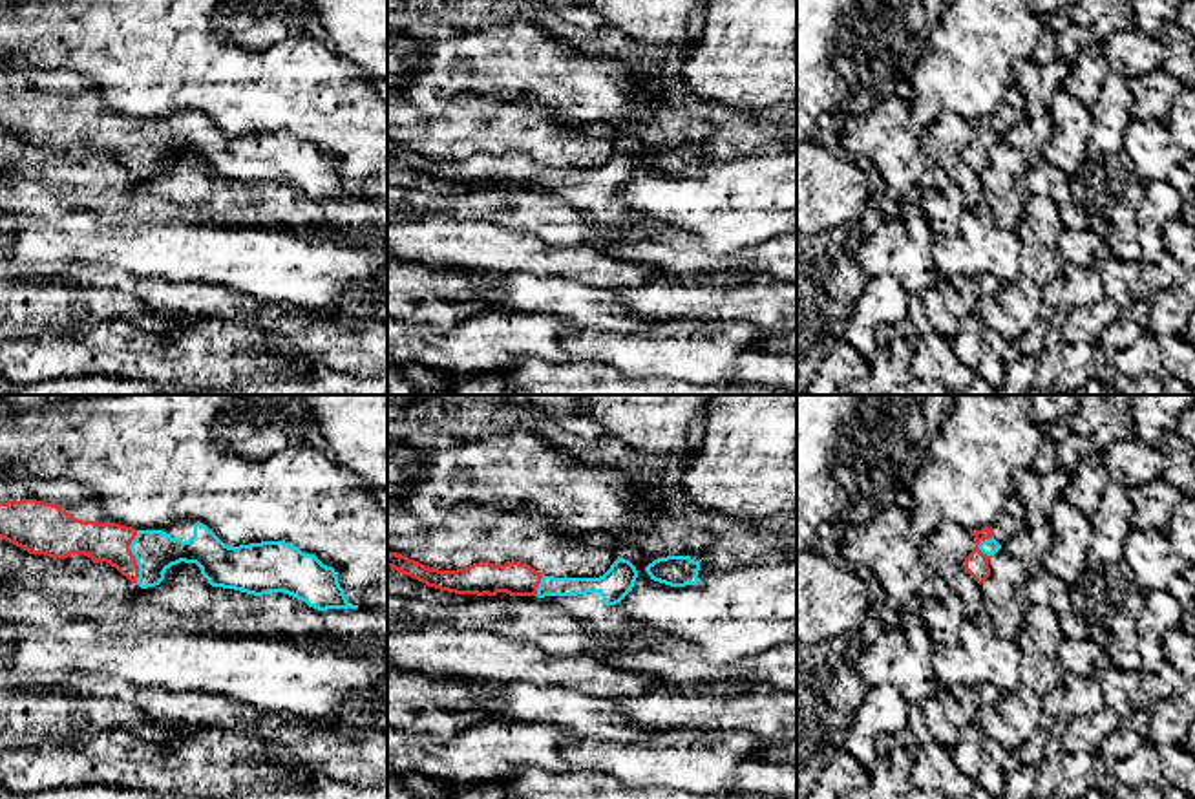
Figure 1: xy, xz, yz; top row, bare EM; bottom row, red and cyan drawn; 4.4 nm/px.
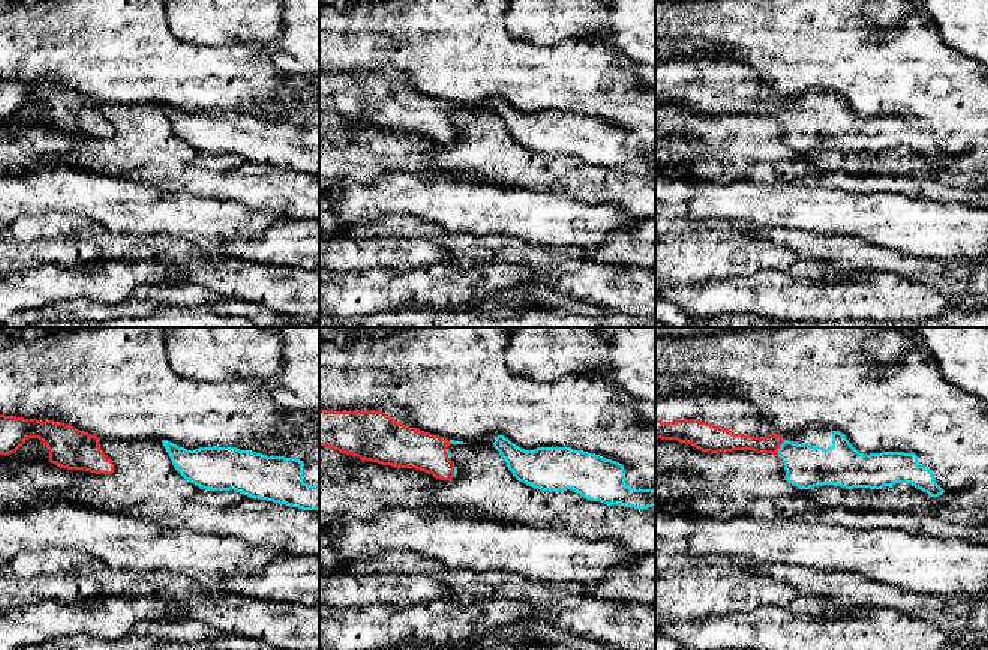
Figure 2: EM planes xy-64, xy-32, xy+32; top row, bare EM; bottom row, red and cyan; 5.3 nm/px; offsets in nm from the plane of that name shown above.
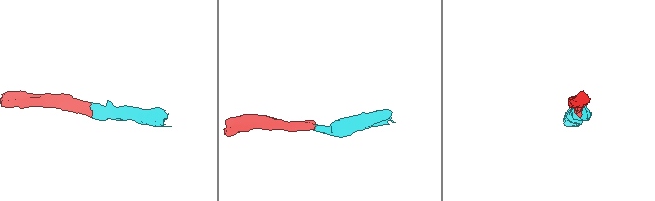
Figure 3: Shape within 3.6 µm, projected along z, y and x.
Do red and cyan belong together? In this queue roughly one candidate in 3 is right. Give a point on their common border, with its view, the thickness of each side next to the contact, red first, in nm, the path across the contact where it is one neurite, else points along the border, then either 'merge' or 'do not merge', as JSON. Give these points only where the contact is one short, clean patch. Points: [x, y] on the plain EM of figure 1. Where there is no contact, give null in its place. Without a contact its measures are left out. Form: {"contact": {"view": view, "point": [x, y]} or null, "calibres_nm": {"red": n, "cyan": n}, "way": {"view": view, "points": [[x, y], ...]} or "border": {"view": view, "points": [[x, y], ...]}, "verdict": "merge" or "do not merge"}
{"contact": {"view": "xy", "point": [134, 147]}, "calibres_nm": {"red": 180, "cyan": 190}, "way": {"view": "xy", "points": [[103, 132], [125, 138], [134, 147], [156, 141]]}, "verdict": "merge"}

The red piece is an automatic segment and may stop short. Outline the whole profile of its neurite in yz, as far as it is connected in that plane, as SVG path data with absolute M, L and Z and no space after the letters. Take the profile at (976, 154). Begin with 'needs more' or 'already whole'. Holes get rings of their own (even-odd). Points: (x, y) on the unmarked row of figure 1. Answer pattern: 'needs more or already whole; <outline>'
needs more; M989 117L972 123L972 126L976 137L963 155L965 161L981 176L990 166L989 150L1001 139L1001 135L994 130L994 123Z

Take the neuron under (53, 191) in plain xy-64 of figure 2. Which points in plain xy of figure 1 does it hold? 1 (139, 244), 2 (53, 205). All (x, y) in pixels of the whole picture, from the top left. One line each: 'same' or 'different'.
1: same
2: different

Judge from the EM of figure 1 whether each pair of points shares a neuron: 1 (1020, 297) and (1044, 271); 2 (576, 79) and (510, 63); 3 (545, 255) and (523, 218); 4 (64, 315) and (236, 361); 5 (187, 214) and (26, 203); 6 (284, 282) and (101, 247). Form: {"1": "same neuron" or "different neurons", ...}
{"1": "same neuron", "2": "same neuron", "3": "different neurons", "4": "different neurons", "5": "same neuron", "6": "same neuron"}

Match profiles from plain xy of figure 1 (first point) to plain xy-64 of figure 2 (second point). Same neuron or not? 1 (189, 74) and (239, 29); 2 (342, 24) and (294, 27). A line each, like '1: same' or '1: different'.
1: different
2: same

